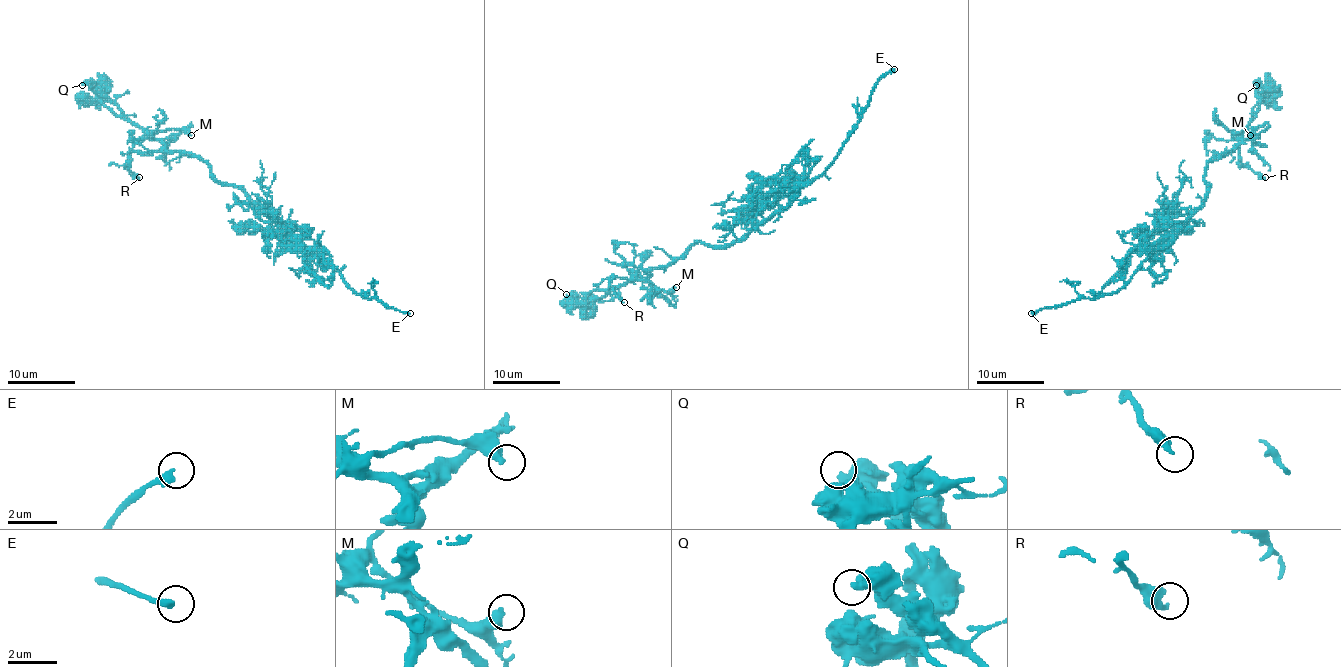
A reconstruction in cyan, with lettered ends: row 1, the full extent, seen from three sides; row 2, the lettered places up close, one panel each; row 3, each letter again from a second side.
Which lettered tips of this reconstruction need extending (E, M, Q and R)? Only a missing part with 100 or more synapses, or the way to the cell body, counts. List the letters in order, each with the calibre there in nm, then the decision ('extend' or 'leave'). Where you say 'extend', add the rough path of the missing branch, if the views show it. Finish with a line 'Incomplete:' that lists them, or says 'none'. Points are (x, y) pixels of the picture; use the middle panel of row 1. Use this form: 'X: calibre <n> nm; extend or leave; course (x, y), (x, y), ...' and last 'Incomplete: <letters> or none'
E: calibre 280 nm; extend
M: calibre 440 nm; leave
Q: calibre 500 nm; leave
R: calibre 320 nm; leave
Incomplete: E

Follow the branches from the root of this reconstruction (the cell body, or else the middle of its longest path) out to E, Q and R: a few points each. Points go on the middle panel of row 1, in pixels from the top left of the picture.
E: (750, 232), (780, 212), (800, 188), (807, 186), (825, 170), (856, 126), (872, 87), (894, 69)
Q: (750, 232), (726, 245), (694, 242), (644, 279), (629, 279), (600, 297), (576, 301), (566, 294)
R: (750, 232), (726, 245), (694, 242), (679, 257), (655, 267), (644, 279), (613, 277), (610, 287), (624, 302)

